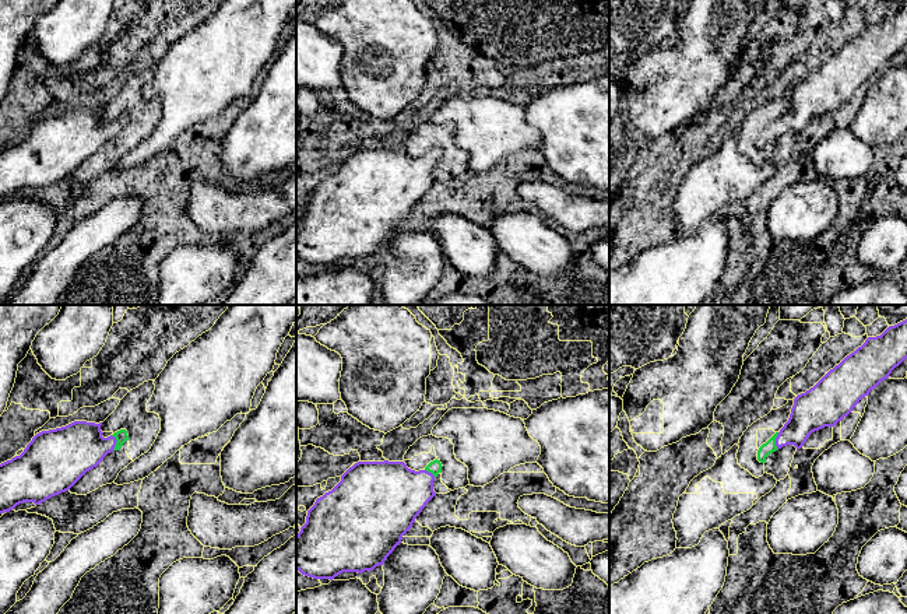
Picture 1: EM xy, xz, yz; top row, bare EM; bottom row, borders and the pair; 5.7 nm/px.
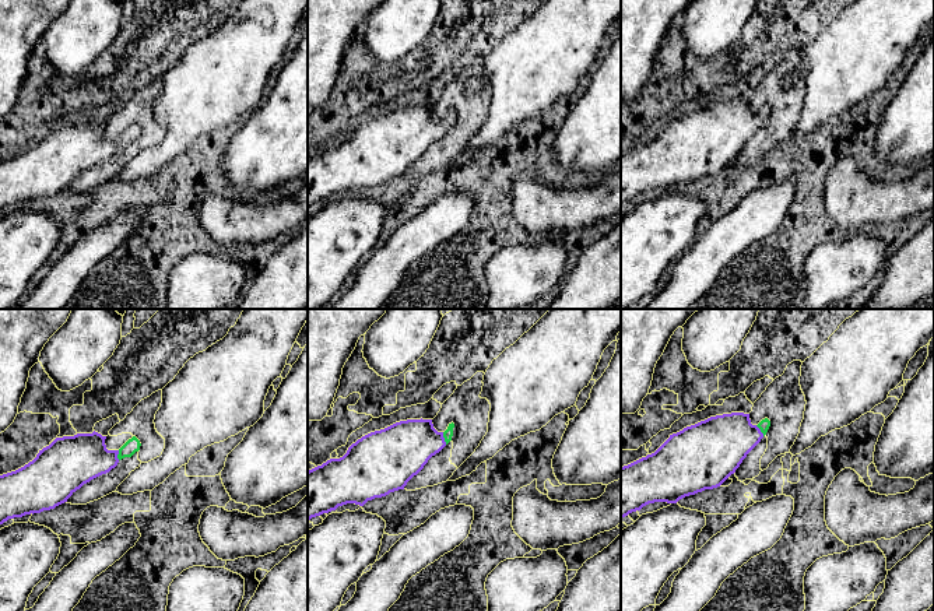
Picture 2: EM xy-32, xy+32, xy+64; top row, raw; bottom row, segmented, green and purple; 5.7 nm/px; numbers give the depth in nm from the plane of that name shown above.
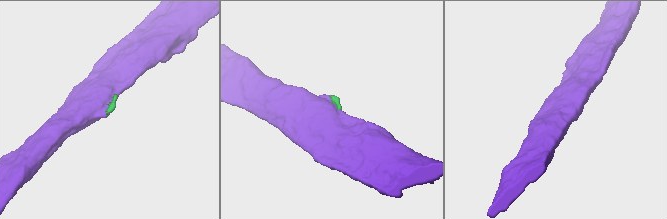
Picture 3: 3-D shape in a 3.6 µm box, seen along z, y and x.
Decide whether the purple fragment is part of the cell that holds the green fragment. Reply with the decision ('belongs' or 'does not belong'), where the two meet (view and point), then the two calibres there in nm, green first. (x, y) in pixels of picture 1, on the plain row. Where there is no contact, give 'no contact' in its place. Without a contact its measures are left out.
belongs; contact yz (774, 127); calibres 70 and 200 nm

